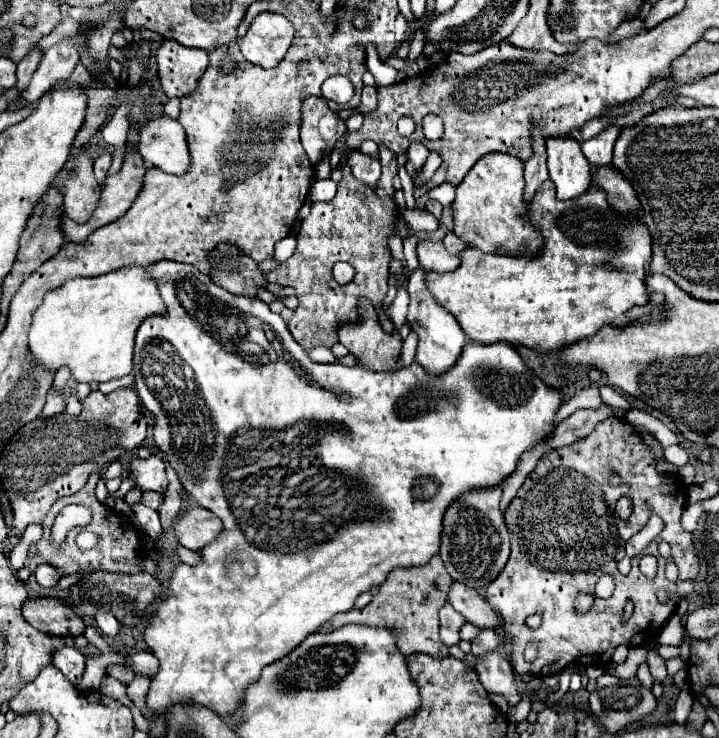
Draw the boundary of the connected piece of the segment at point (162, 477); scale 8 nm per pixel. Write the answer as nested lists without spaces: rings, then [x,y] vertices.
[[[151,455],[149,459],[133,459],[129,465],[129,473],[135,475],[135,485],[141,491],[167,491],[167,469],[159,455]]]

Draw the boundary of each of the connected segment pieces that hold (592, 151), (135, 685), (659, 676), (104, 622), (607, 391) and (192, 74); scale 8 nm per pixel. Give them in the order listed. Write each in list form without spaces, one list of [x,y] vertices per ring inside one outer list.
[[[607,127],[605,131],[601,131],[597,137],[593,139],[587,139],[581,143],[581,149],[583,149],[583,155],[593,163],[593,165],[605,165],[611,161],[611,155],[613,155],[613,145],[615,145],[615,139],[619,137],[621,129],[617,127]]]
[[[135,675],[131,683],[127,683],[127,695],[129,699],[133,701],[135,707],[141,709],[141,713],[147,717],[147,719],[153,719],[155,715],[147,709],[145,705],[145,697],[147,697],[147,691],[149,691],[149,683],[151,683],[151,677],[149,675]]]
[[[653,649],[649,651],[649,657],[647,657],[647,665],[649,665],[649,671],[651,671],[651,675],[653,675],[653,679],[655,681],[665,681],[665,677],[667,677],[667,669],[665,669],[665,659],[663,657],[659,657]]]
[[[97,613],[95,615],[97,627],[107,635],[107,637],[117,637],[121,631],[121,623],[115,619],[113,613]]]
[[[601,385],[601,399],[609,405],[609,407],[617,407],[617,409],[623,409],[623,411],[629,411],[631,409],[631,403],[615,389],[607,387],[607,385]]]
[[[163,41],[157,51],[159,83],[167,97],[183,97],[197,87],[197,81],[207,69],[207,51]]]

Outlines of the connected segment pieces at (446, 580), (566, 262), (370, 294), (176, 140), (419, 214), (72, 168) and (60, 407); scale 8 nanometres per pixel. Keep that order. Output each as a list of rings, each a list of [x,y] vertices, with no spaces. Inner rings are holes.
[[[435,555],[427,565],[423,567],[411,567],[411,569],[393,569],[385,583],[381,585],[381,591],[373,597],[373,601],[363,609],[349,609],[345,613],[337,613],[329,619],[329,629],[321,627],[319,631],[331,631],[349,623],[355,625],[369,625],[369,627],[385,627],[393,631],[397,639],[397,647],[403,655],[411,653],[425,653],[437,659],[443,659],[449,655],[449,649],[439,639],[439,609],[445,605],[447,589],[451,585],[451,577],[447,569],[443,567],[443,561],[439,555]]]
[[[545,181],[529,205],[527,221],[537,227],[543,237],[541,253],[533,255],[532,259],[465,249],[459,253],[461,265],[455,271],[427,273],[427,289],[435,301],[457,319],[471,341],[485,345],[505,341],[511,345],[535,349],[539,353],[559,351],[567,345],[595,335],[605,323],[613,323],[631,307],[645,305],[649,301],[649,293],[645,289],[645,267],[651,261],[649,231],[643,223],[635,225],[619,221],[617,213],[609,207],[603,191],[591,189],[575,201],[559,201],[555,197],[553,181]],[[603,263],[613,263],[613,271],[607,271]]]
[[[343,167],[343,179],[337,185],[335,199],[327,203],[311,203],[311,213],[303,219],[295,253],[283,261],[275,271],[267,273],[269,283],[291,285],[297,289],[299,307],[287,327],[295,341],[303,349],[311,347],[331,347],[337,343],[337,329],[341,323],[357,321],[359,297],[369,299],[375,307],[383,305],[387,295],[389,261],[391,251],[387,247],[387,237],[393,235],[393,197],[375,197],[373,187],[359,183],[349,167]],[[367,197],[367,205],[363,203]],[[335,261],[347,261],[355,269],[355,277],[347,285],[339,285],[333,279],[331,267]]]
[[[167,115],[149,119],[141,127],[139,153],[145,163],[151,163],[167,173],[181,175],[189,167],[189,151],[183,127]]]
[[[417,207],[413,211],[407,209],[403,213],[403,217],[405,217],[407,225],[409,225],[409,233],[415,233],[415,231],[437,231],[439,229],[437,219],[431,213],[427,213],[427,211],[419,211]]]
[[[87,147],[77,149],[51,183],[63,195],[65,215],[73,221],[87,221],[93,213],[101,187],[93,175],[93,159]]]
[[[49,391],[47,395],[47,403],[43,407],[43,417],[51,417],[51,415],[57,415],[57,413],[63,413],[65,411],[65,403],[63,403],[63,393],[61,391]]]

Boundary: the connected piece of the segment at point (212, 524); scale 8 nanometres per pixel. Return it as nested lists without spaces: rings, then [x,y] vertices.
[[[189,505],[187,511],[183,511],[175,521],[173,529],[183,547],[199,551],[221,535],[223,525],[221,519],[217,519],[207,509],[201,509],[199,505]]]

